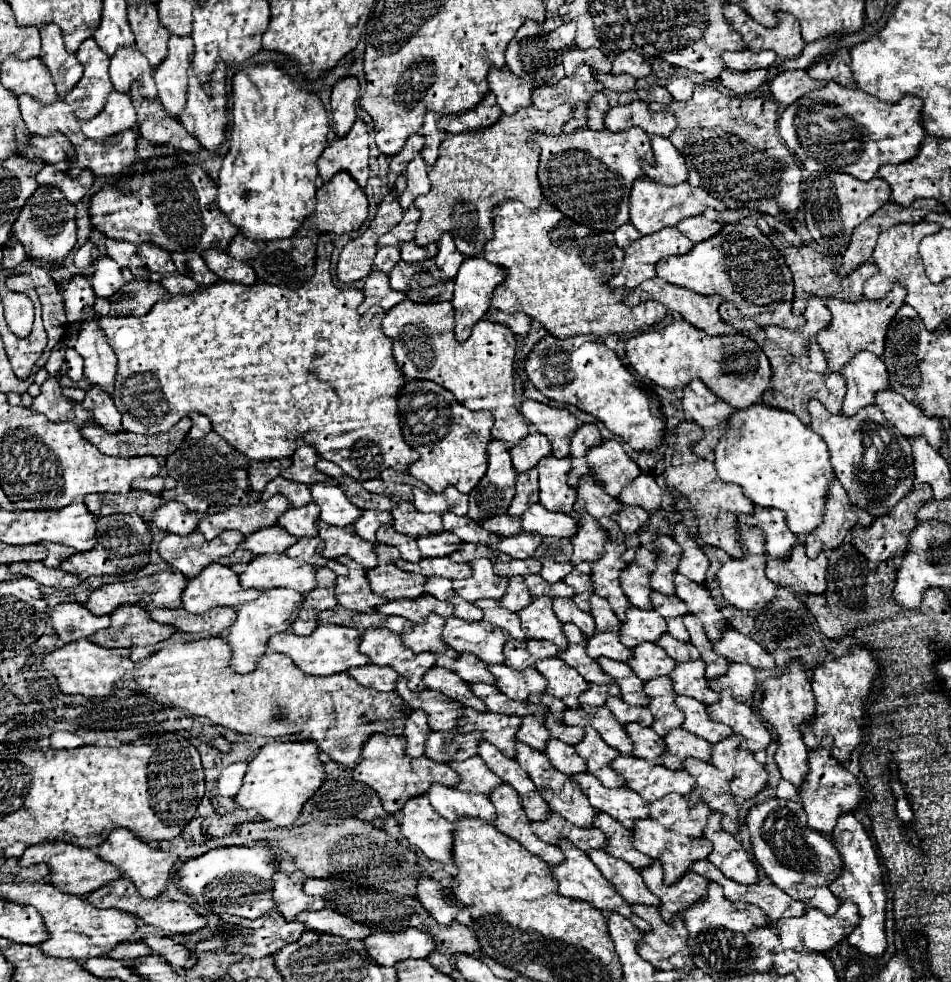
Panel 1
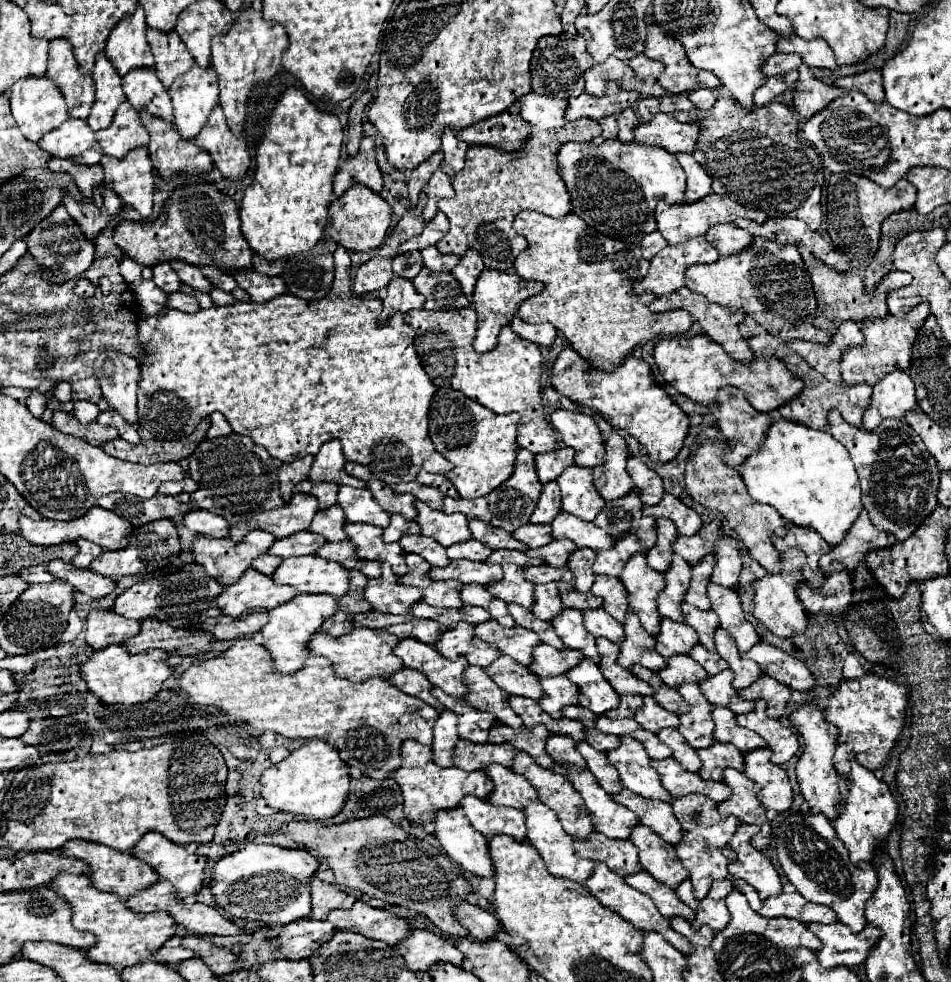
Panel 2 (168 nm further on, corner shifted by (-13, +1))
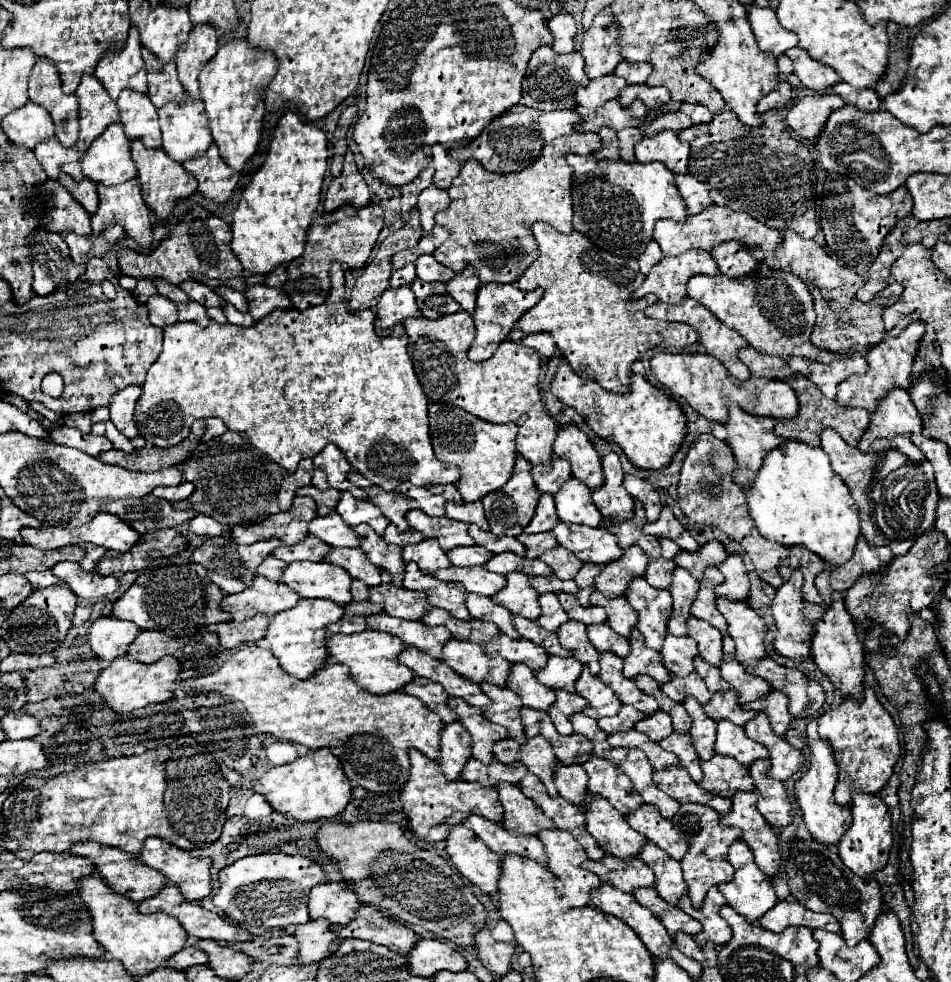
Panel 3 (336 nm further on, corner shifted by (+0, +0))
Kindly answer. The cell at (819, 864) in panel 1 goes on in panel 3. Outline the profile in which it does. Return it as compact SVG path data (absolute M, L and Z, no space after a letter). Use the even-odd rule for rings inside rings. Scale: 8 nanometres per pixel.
M794 840L784 870L792 896L812 912L828 912L836 916L842 924L842 938L850 948L862 940L868 940L874 922L884 906L880 884L874 878L854 876L850 870L846 870L834 846L824 846L816 840Z

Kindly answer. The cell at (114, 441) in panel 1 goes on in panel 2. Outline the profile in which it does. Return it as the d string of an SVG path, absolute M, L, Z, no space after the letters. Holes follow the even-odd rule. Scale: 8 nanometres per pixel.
M205 417L191 435L187 435L183 439L175 439L175 441L151 439L151 441L141 441L139 445L131 445L117 437L113 441L105 441L101 447L111 457L125 459L131 463L141 463L141 465L153 465L153 463L161 463L161 461L181 461L195 451L195 447L205 437L209 425L211 425L211 421Z

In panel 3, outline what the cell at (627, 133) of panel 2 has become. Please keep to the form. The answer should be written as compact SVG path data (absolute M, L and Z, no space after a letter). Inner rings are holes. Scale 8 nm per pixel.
M624 128L618 132L618 140L620 140L620 156L624 162L634 162L636 156L634 156L634 146L636 142L644 138L642 136L642 130L640 128Z

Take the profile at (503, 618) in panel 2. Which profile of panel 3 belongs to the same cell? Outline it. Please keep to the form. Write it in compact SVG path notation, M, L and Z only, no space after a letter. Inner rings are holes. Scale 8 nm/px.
M494 606L494 612L488 616L488 620L490 622L494 622L498 628L500 628L500 632L502 634L506 634L506 636L510 636L510 638L520 638L520 634L514 630L514 626L512 626L512 614L510 614L510 610L506 610L506 608L502 608L502 606Z

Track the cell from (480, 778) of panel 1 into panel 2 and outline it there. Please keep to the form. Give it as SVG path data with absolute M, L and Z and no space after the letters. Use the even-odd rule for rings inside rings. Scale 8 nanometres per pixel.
M491 763L491 765L487 765L485 773L487 773L489 781L493 783L493 791L487 797L487 801L491 801L493 805L507 805L507 807L523 809L523 805L527 801L537 799L537 793L527 783L527 779L511 773L511 769Z

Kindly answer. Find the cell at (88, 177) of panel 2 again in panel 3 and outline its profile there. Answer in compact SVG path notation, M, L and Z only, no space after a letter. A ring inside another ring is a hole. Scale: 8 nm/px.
M62 176L60 178L60 184L72 194L72 198L78 204L82 204L82 208L88 214L96 214L96 210L98 210L98 192L96 192L96 186L88 178L84 178L80 184L74 184L72 178Z

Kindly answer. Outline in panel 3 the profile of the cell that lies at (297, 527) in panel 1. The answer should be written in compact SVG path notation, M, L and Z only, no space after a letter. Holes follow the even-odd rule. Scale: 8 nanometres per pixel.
M328 514L318 516L310 522L310 534L326 542L328 546L350 546L356 548L360 544L360 536L354 532L352 526L348 526L340 514Z

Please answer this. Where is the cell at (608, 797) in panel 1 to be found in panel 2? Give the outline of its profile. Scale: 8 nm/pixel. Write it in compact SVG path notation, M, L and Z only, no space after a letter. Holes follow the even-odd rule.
M621 789L621 793L615 793L611 797L619 805L625 805L627 809L631 809L637 815L639 823L651 827L663 841L667 841L671 845L679 843L681 825L671 811L671 803L647 799L647 797L637 797L629 789Z

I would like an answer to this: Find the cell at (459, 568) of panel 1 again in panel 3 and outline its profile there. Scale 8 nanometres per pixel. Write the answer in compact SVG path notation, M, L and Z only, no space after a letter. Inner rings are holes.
M450 566L446 570L438 570L438 574L434 576L444 582L460 582L468 592L476 592L482 596L494 596L498 590L506 586L506 576L494 574L484 566L468 566L468 568Z

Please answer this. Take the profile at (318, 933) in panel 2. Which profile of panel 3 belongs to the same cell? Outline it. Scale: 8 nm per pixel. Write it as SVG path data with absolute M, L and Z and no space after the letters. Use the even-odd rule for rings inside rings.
M310 920L298 926L294 936L302 946L302 950L298 952L300 964L322 962L324 958L330 958L340 946L338 936L330 930L330 922L326 920Z

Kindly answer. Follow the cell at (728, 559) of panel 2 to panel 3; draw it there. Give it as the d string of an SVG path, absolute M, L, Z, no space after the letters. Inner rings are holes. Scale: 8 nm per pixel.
M730 554L722 566L718 566L720 572L726 576L726 582L720 584L714 592L722 598L734 600L734 602L744 602L750 596L750 580L748 580L748 570L742 562L740 554Z

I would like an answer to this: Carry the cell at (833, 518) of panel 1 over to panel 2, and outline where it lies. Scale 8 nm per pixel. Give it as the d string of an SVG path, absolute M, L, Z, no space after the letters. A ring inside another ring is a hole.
M863 509L857 517L857 521L847 531L845 539L831 547L829 553L825 553L819 561L819 567L823 573L835 573L835 571L853 571L855 565L863 559L863 555L871 549L879 547L891 547L897 539L891 533L879 531L867 517L867 511Z

